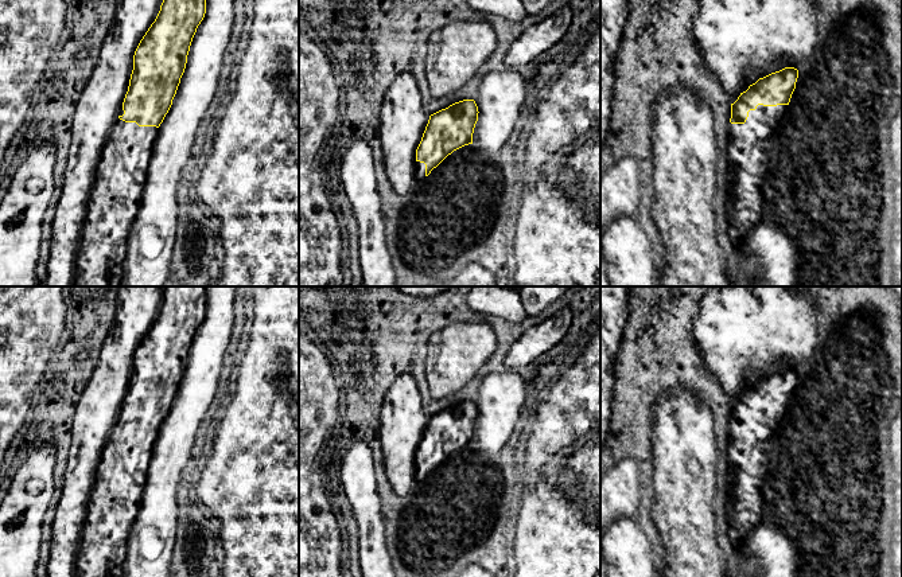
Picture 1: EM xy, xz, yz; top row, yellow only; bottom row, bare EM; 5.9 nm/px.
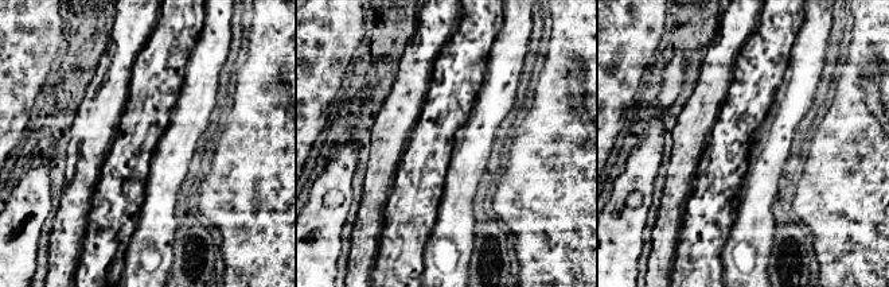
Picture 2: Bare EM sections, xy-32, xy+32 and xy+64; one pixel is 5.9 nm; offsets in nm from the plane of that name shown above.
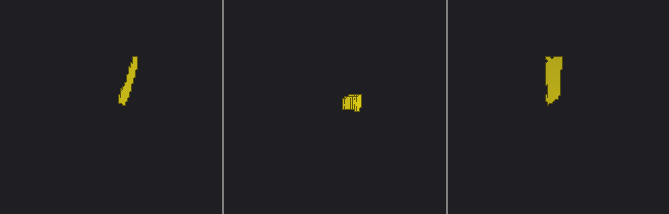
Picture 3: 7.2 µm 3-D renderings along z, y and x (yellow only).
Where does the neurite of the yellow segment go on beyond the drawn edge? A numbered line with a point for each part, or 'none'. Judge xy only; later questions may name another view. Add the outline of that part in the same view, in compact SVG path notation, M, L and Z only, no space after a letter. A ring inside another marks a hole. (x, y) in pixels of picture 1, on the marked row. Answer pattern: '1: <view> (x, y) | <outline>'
1: xy (115, 201) | M120 118L114 122L100 160L86 221L75 257L74 286L121 286L127 238L140 208L147 169L159 128L139 126Z

